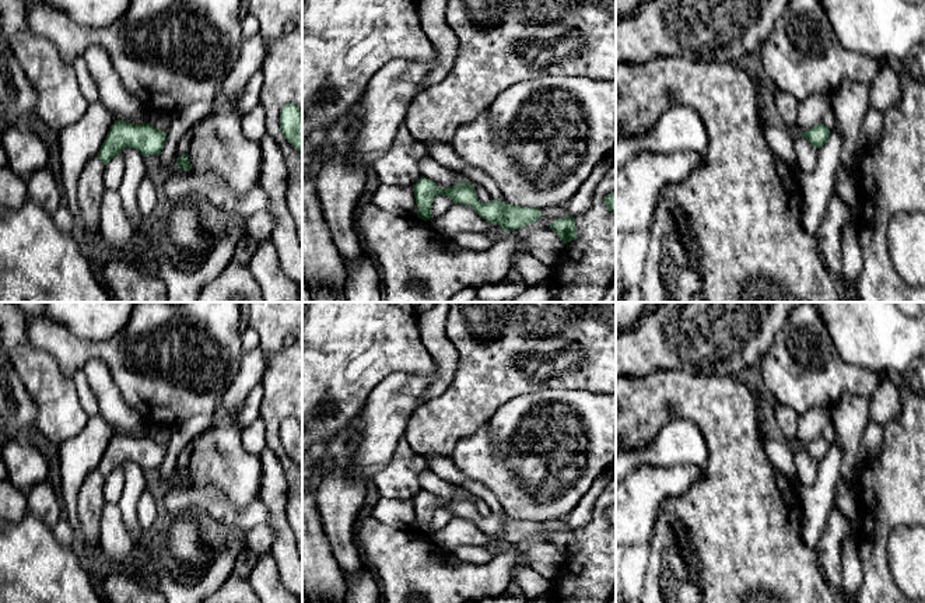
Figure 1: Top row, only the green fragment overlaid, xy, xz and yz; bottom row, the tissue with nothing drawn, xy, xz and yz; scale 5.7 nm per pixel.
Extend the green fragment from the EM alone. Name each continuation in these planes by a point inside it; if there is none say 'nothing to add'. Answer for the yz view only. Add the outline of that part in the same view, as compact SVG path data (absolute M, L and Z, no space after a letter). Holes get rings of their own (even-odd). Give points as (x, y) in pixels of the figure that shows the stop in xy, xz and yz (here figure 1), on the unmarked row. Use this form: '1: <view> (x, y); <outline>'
nothing to add

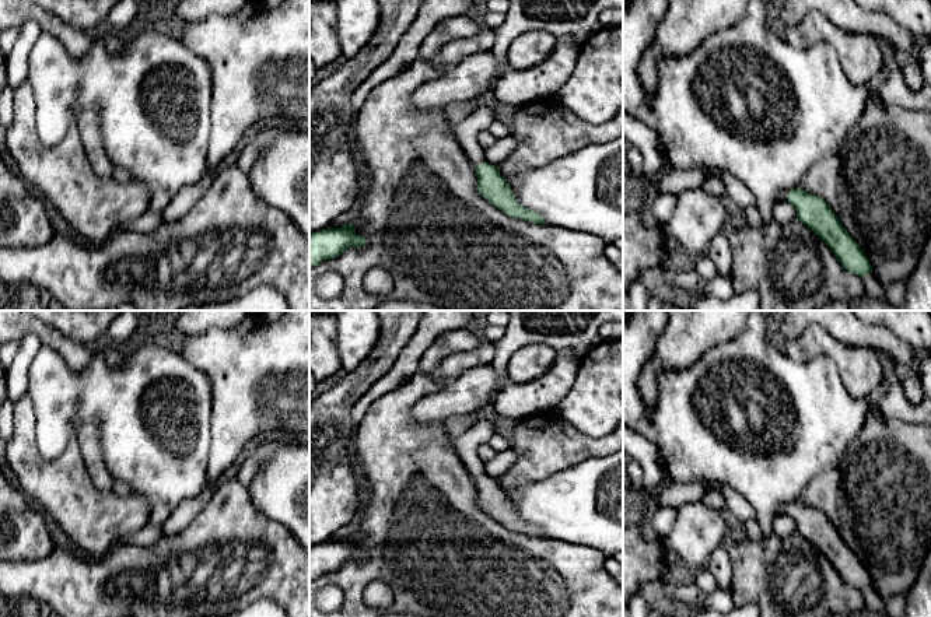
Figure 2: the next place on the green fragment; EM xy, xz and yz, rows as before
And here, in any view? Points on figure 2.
1: xz (466, 444); M483 420L469 427L463 434L452 438L454 449L473 480L484 476L484 463L477 456L477 448L482 444L487 444L493 434L494 424Z

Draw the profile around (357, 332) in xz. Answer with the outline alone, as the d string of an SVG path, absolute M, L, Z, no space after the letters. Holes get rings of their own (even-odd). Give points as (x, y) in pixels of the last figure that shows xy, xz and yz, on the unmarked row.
M332 311L336 316L336 346L346 372L354 371L379 339L381 319L377 311Z

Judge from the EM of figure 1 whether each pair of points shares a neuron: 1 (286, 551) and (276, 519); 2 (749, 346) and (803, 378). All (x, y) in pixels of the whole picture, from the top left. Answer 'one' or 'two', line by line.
1: one
2: two

